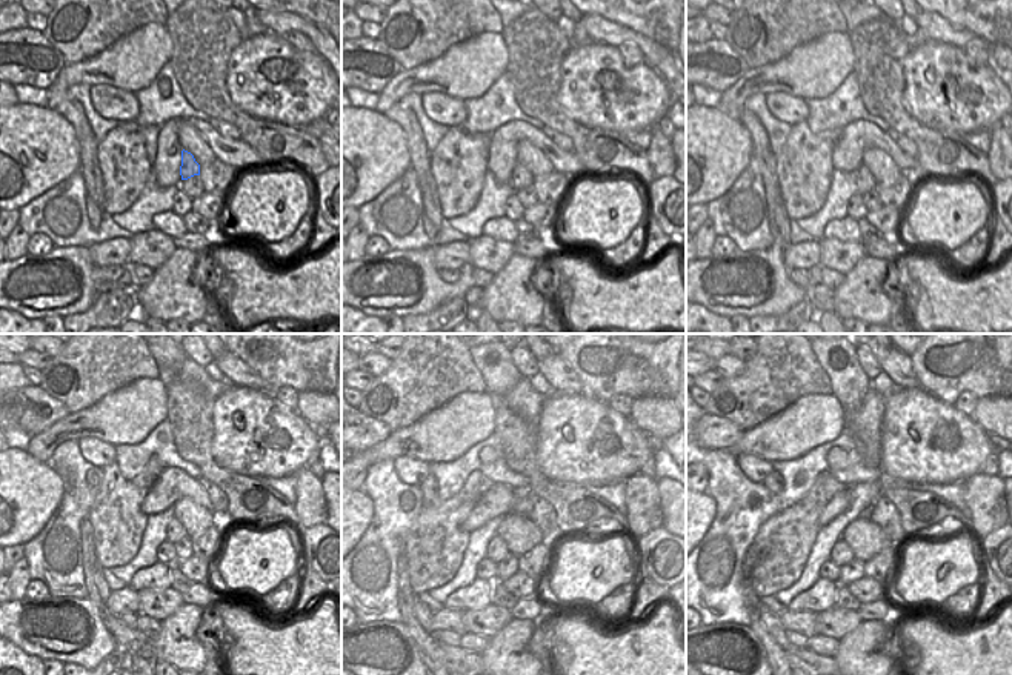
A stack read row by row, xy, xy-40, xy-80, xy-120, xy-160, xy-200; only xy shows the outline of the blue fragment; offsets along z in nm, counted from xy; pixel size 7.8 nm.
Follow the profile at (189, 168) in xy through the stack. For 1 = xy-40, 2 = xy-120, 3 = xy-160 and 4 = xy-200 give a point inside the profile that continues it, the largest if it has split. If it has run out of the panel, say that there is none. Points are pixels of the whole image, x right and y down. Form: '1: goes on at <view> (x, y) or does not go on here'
1: goes on at xy-40 (522, 177)
2: goes on at xy-120 (166, 554)
3: goes on at xy-160 (497, 551)
4: goes on at xy-200 (842, 554)

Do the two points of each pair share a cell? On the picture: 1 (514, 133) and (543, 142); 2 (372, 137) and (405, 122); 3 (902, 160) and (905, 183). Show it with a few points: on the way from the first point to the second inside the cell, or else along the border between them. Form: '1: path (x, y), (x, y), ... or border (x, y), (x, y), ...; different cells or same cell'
1: path (522, 133), (529, 133), (535, 137); same cell
2: border (383, 114), (402, 128), (411, 157); different cells
3: border (903, 172), (914, 179); different cells

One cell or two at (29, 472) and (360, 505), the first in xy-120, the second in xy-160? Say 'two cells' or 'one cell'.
one cell

